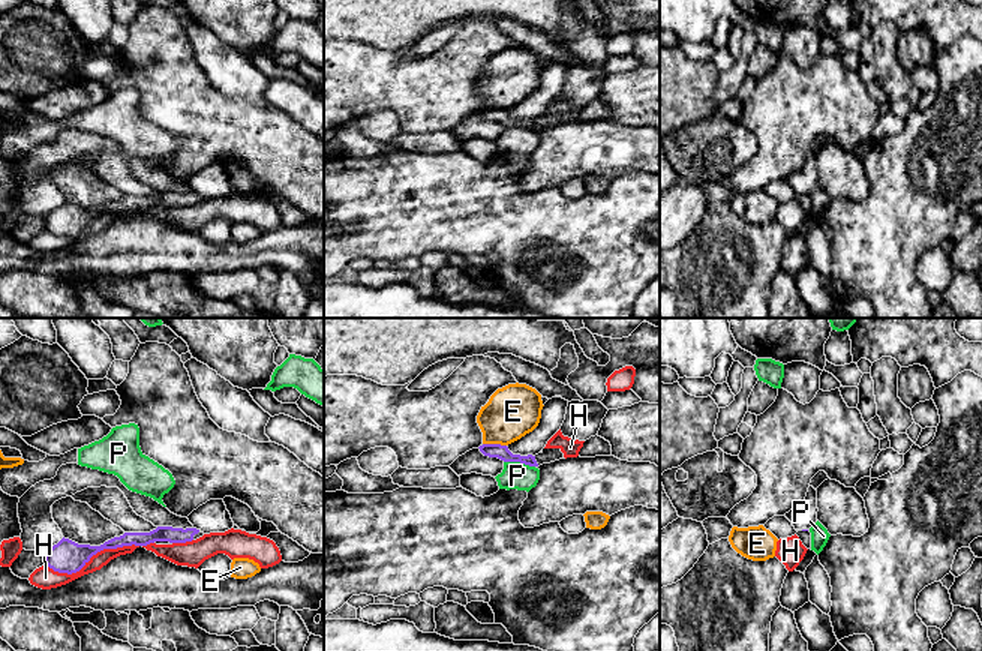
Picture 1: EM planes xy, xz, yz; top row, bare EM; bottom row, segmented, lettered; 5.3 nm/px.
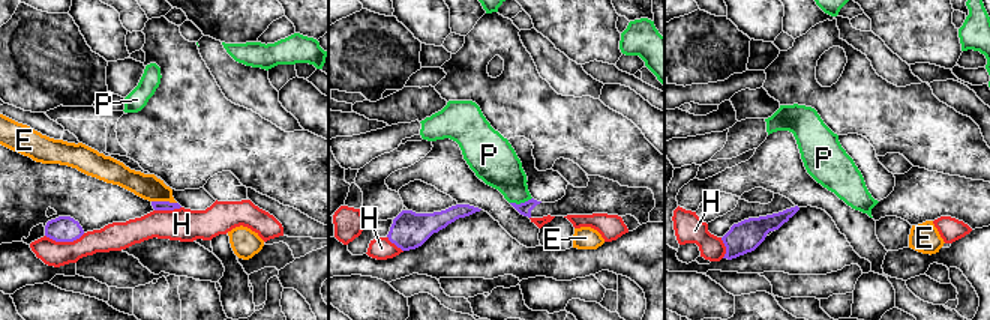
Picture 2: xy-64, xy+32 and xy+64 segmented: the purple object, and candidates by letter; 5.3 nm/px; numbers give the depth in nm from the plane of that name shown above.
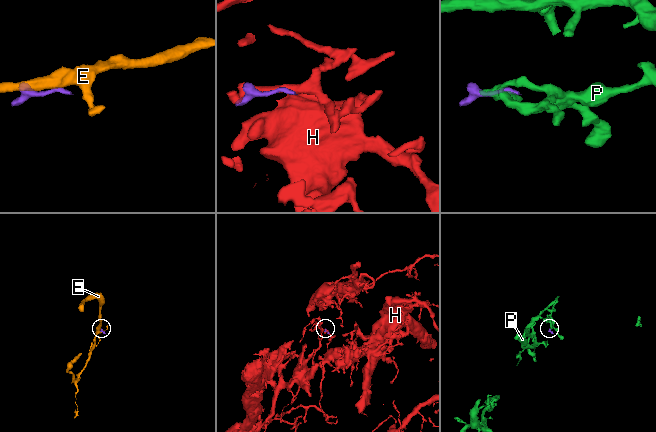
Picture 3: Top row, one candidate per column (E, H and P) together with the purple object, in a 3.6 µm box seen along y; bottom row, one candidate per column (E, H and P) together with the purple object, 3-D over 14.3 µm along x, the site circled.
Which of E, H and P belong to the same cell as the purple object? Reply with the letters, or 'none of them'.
none of them

